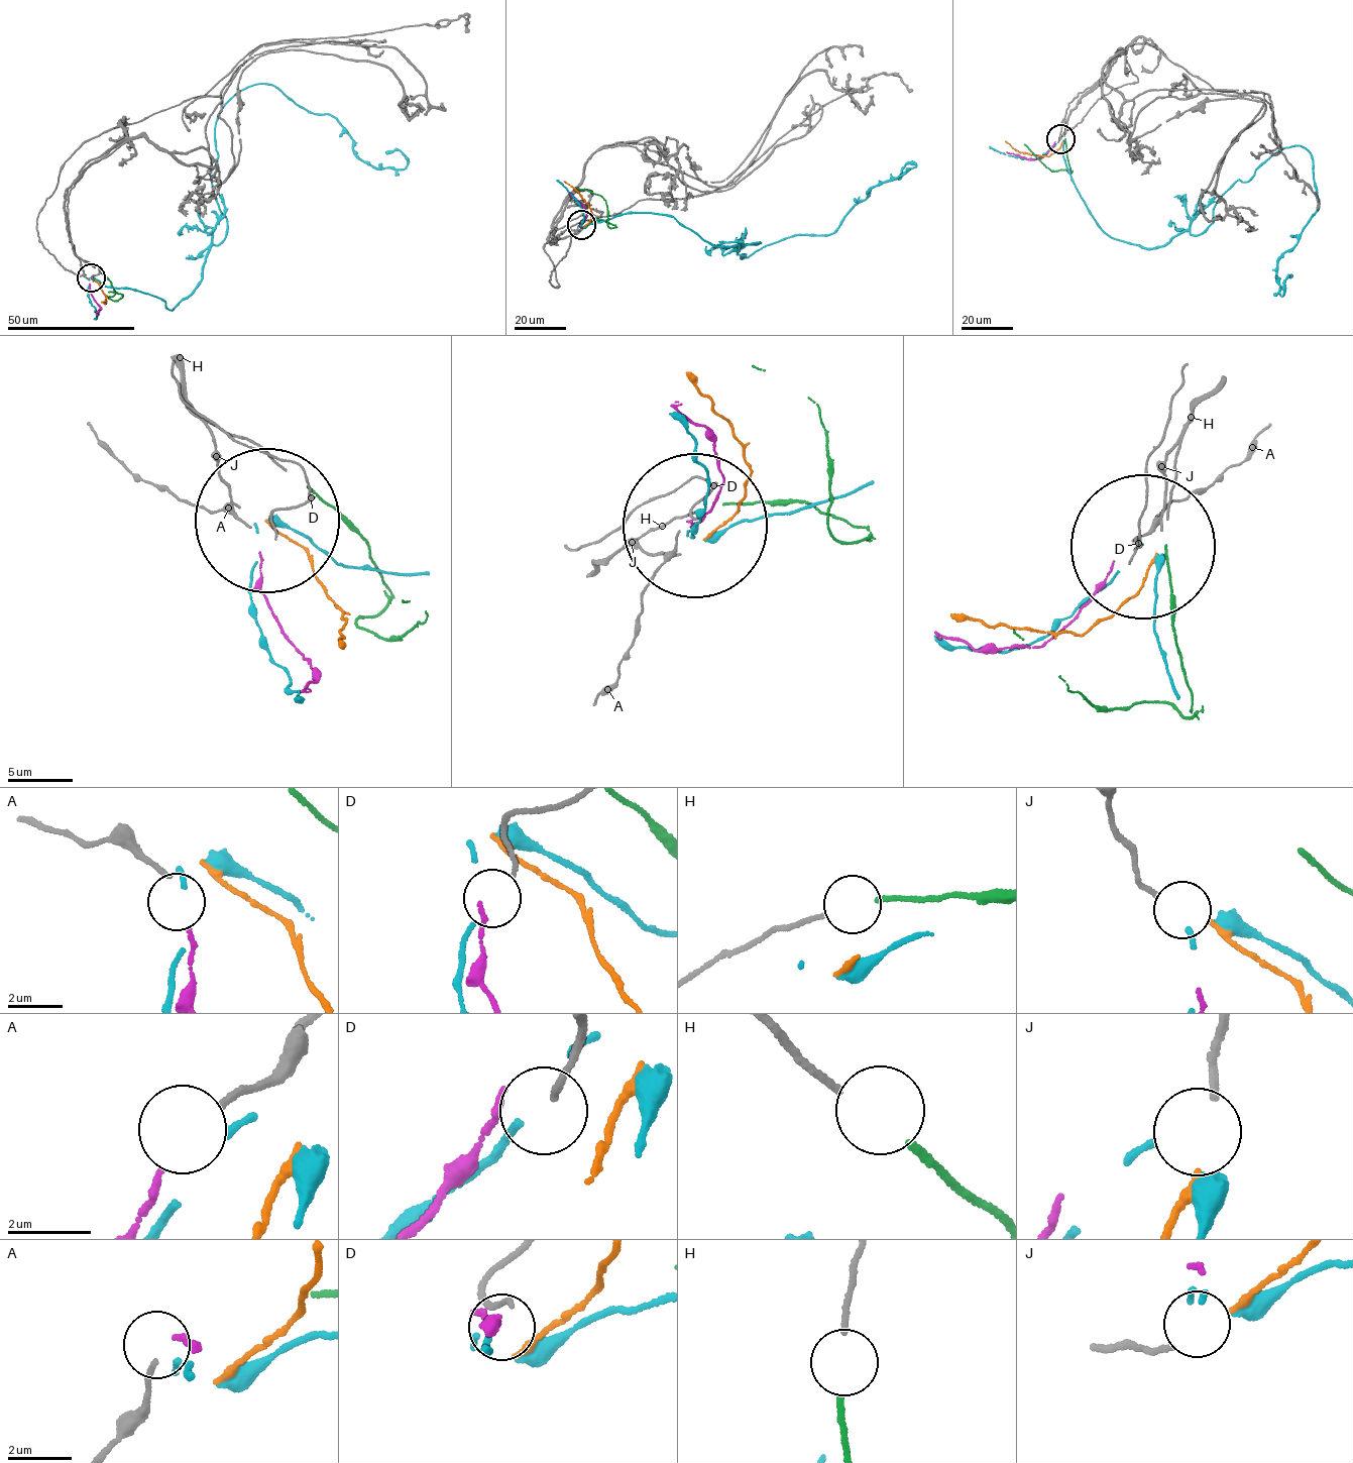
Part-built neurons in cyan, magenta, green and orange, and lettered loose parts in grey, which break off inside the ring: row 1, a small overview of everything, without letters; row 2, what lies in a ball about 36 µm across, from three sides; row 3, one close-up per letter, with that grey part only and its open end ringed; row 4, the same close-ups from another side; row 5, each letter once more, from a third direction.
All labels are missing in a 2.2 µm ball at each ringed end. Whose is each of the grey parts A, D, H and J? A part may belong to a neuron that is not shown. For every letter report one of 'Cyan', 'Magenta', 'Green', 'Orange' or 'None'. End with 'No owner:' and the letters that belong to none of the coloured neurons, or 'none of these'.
A: Magenta
D: None
H: Green
J: Orange
No owner: D

